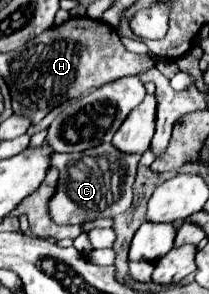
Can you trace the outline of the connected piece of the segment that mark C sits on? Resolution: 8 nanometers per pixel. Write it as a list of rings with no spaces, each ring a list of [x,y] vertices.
[[[111,143],[105,145],[97,145],[93,149],[87,149],[83,153],[77,155],[67,155],[67,153],[53,153],[51,157],[51,165],[59,169],[59,183],[55,189],[55,195],[49,199],[49,217],[55,223],[61,225],[79,225],[83,221],[91,221],[91,219],[99,219],[99,217],[115,217],[123,211],[129,209],[131,199],[133,199],[133,191],[131,185],[135,181],[135,171],[137,171],[137,155],[125,155],[121,151],[117,151]]]

